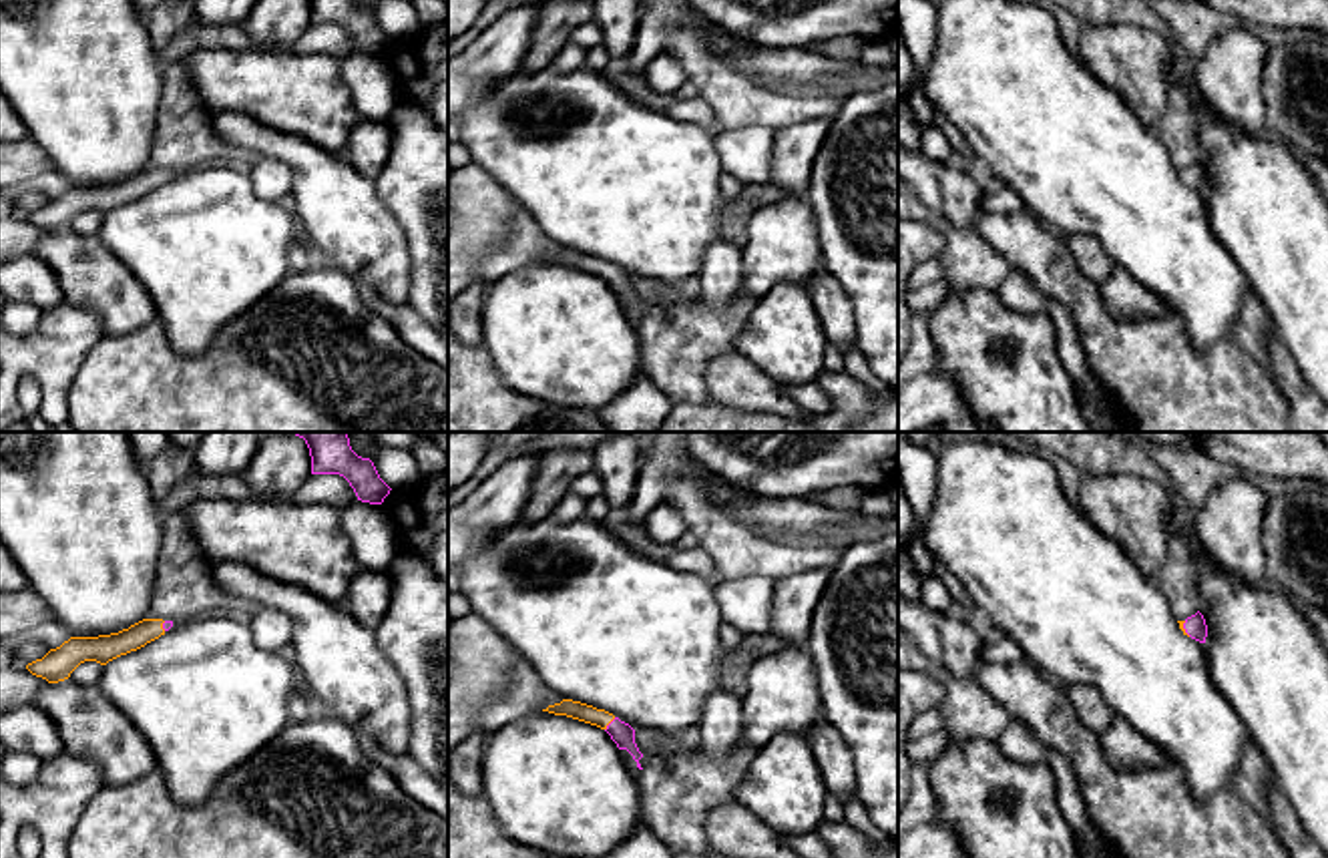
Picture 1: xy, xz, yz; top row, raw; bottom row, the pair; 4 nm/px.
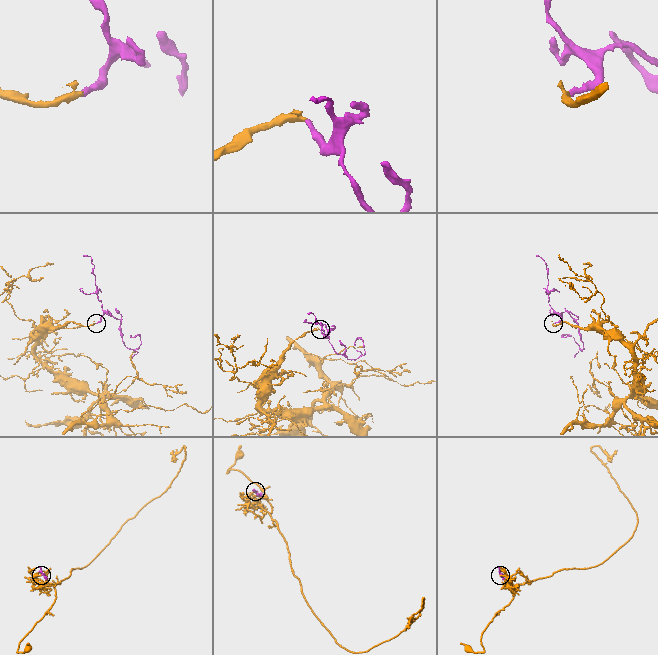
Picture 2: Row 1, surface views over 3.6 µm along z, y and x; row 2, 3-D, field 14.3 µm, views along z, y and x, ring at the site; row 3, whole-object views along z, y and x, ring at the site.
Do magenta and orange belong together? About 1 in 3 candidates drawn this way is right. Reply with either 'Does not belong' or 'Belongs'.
Belongs

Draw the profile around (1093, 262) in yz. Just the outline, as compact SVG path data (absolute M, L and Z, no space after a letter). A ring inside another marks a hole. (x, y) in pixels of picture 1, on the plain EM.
M1083 233L1065 237L1065 243L1075 257L1075 263L1083 277L1093 281L1095 285L1103 285L1115 265L1101 243L1095 237Z

